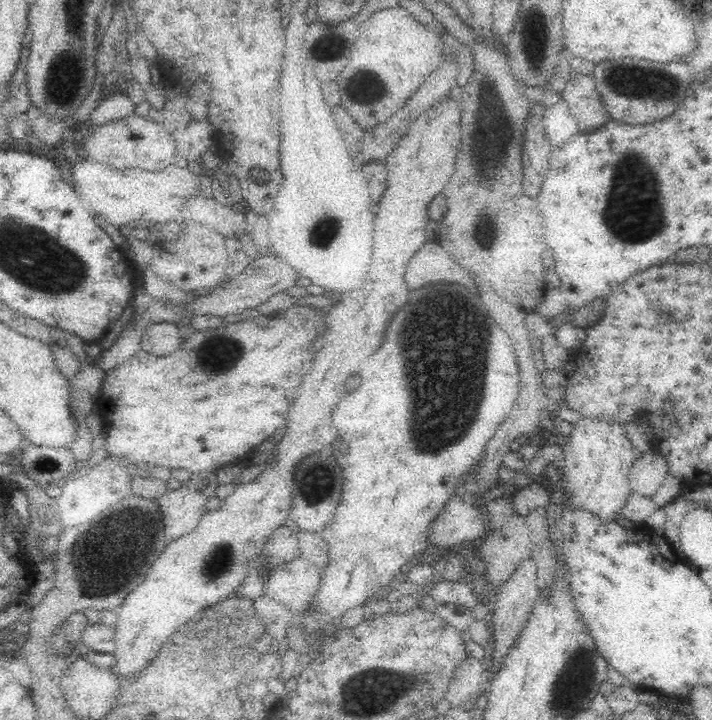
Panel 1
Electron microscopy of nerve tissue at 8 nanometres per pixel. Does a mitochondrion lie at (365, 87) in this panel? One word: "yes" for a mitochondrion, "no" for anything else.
yes

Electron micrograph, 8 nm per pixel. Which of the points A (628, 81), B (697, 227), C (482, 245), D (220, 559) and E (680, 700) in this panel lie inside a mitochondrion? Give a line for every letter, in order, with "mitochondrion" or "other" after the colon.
A: mitochondrion
B: other
C: mitochondrion
D: mitochondrion
E: other

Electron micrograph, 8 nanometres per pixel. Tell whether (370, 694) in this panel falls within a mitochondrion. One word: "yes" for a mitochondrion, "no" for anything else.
yes

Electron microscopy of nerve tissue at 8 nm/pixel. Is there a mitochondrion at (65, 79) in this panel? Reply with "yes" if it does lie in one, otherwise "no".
yes

